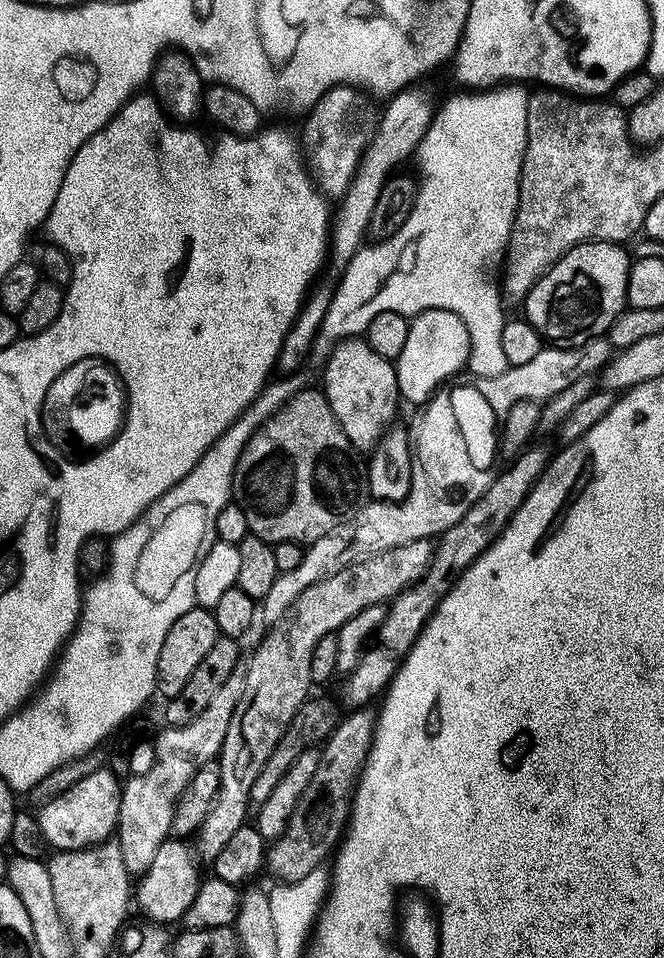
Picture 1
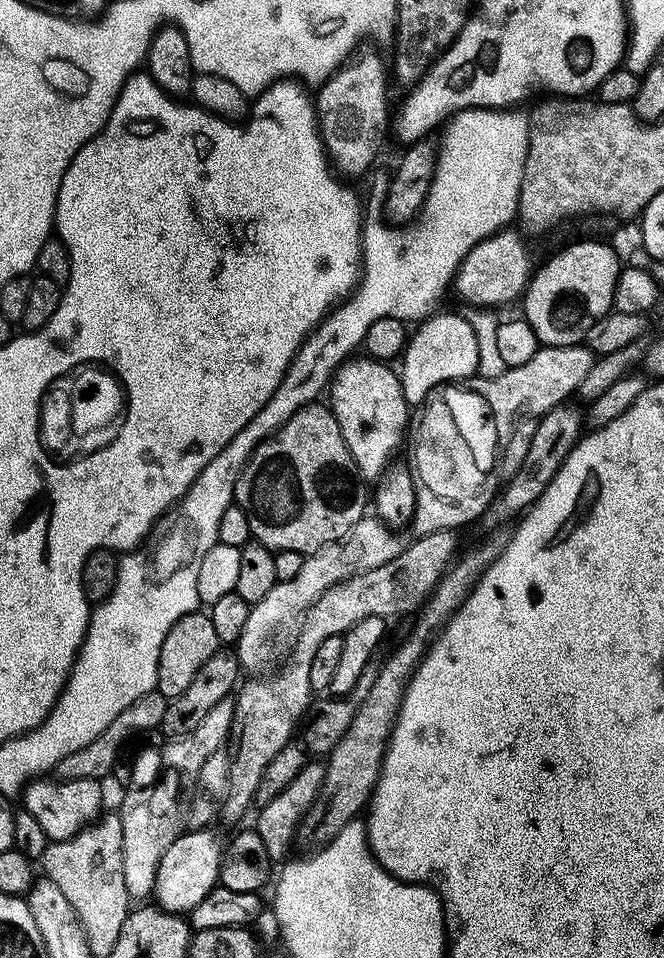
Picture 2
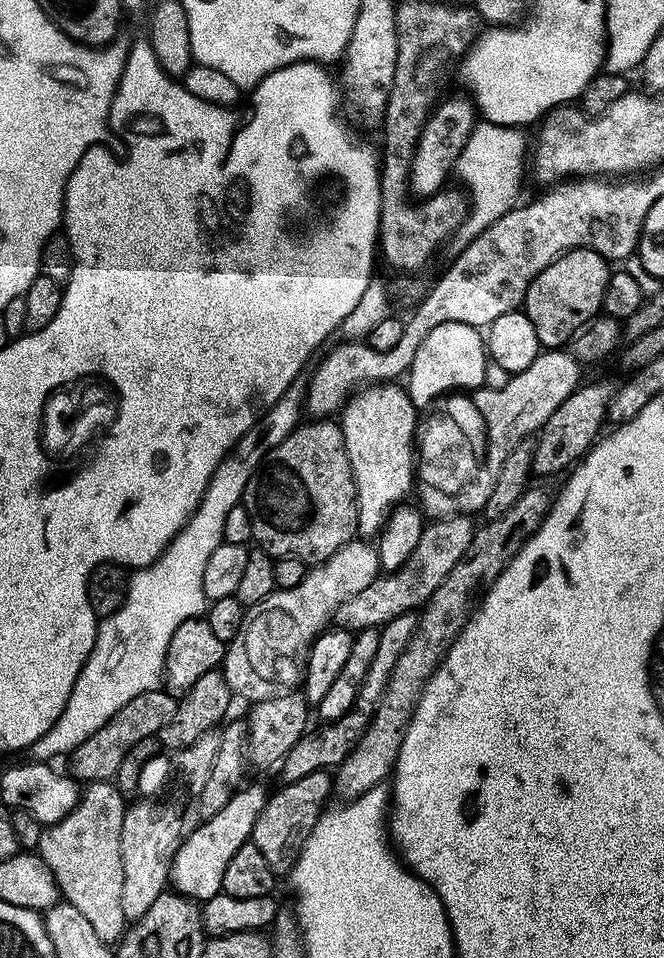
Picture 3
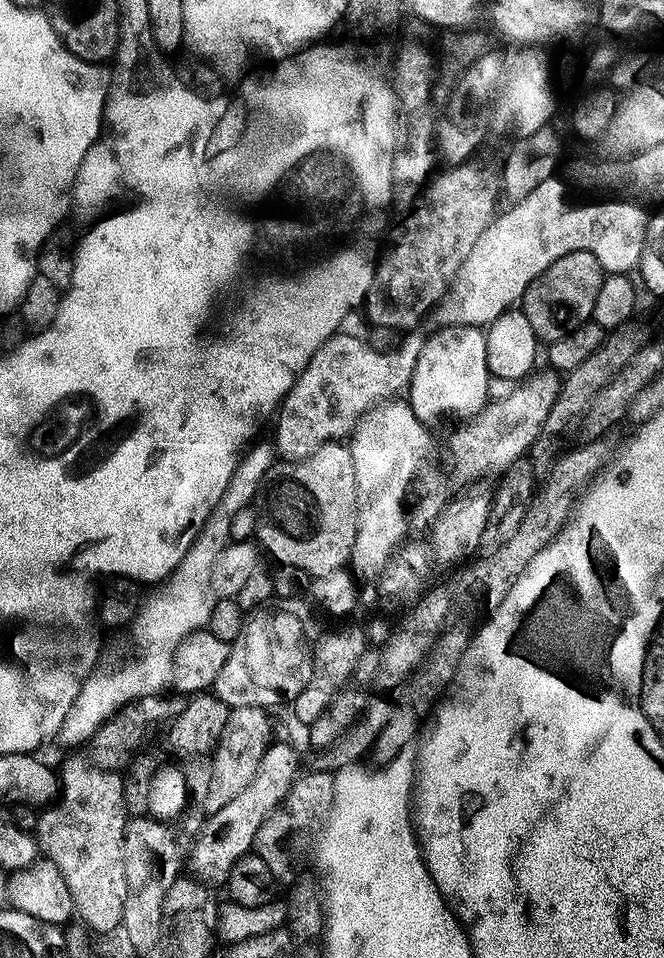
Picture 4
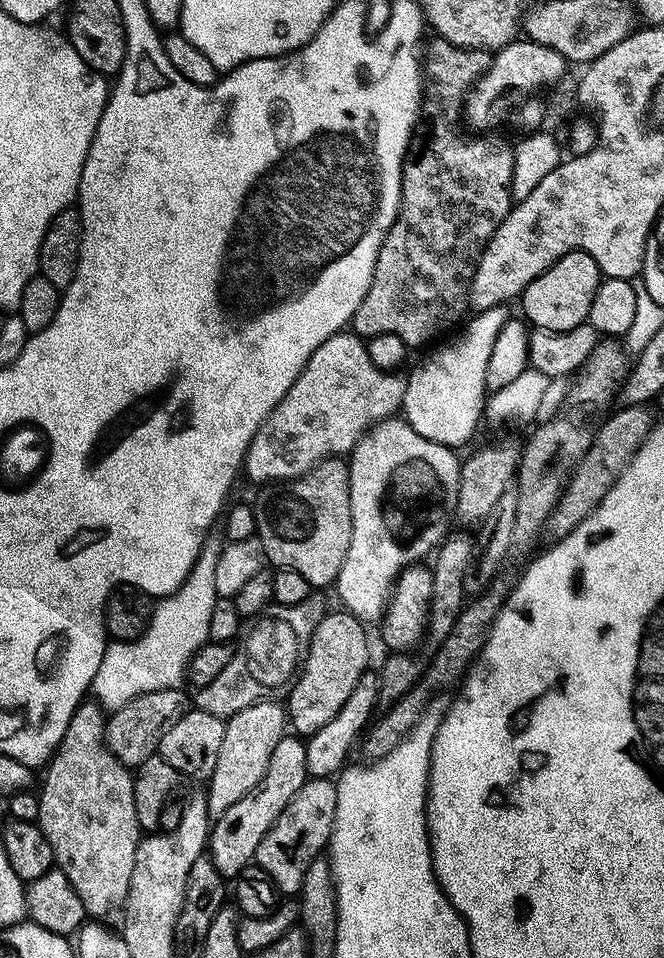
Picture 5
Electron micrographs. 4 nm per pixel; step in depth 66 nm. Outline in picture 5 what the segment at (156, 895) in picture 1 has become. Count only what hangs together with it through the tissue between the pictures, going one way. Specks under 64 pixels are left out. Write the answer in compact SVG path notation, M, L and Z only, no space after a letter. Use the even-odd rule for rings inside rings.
M286 734L278 742L278 746L274 746L274 750L270 754L270 766L266 766L266 774L262 774L262 782L258 782L258 786L254 786L254 790L250 790L250 794L238 798L238 802L234 802L234 806L230 806L230 810L226 810L226 814L215 817L214 823L211 825L206 852L214 867L220 871L221 876L234 878L241 870L249 867L255 861L258 842L262 842L262 838L266 838L266 830L270 830L270 826L274 826L278 814L282 814L282 810L286 810L290 798L294 798L294 794L298 794L298 790L302 790L302 786L308 779L310 777L306 770L306 743L295 734Z

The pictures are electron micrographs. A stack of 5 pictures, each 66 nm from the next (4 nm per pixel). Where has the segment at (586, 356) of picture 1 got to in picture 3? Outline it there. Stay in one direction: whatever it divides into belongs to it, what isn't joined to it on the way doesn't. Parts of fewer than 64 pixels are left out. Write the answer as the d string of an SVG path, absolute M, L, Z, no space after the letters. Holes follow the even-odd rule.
M544 350L534 358L534 362L530 362L530 366L526 366L526 370L509 375L506 386L481 386L475 389L474 399L486 422L488 435L488 449L484 451L483 459L485 475L496 476L510 453L540 431L546 418L550 418L550 414L554 414L554 410L558 410L558 406L566 402L568 395L580 387L580 371L582 365L571 351Z

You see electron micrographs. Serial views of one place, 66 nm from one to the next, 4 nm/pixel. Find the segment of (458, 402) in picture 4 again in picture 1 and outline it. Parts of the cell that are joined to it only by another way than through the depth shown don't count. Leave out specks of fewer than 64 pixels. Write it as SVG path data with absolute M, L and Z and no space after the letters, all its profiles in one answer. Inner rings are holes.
M427 308L411 317L408 325L410 335L406 338L406 346L394 361L398 390L401 401L408 403L409 400L415 406L423 406L431 400L433 392L448 382L459 368L463 369L467 365L468 352L472 347L462 318L450 310Z

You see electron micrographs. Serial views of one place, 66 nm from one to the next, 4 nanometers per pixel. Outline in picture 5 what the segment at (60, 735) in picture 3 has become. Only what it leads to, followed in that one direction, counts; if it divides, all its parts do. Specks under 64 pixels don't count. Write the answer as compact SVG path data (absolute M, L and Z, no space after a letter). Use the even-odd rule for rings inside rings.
M209 531L190 574L177 592L163 597L153 607L147 627L141 635L128 643L113 639L105 647L102 666L98 666L98 674L94 674L90 689L95 703L105 713L117 712L126 706L126 702L147 692L180 688L185 683L188 663L192 661L193 654L203 644L209 643L210 613L214 611L214 602L218 598L214 590L214 573L224 545L219 531Z

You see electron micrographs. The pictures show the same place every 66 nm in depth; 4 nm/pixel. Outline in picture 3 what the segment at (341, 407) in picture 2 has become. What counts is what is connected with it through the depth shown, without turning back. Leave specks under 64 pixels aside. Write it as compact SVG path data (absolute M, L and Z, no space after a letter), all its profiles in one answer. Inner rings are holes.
M381 382L361 387L344 401L338 416L356 483L356 522L365 537L375 537L384 527L388 513L407 501L408 491L414 488L418 408L408 396L407 387L400 385L399 388L398 385L396 382Z

